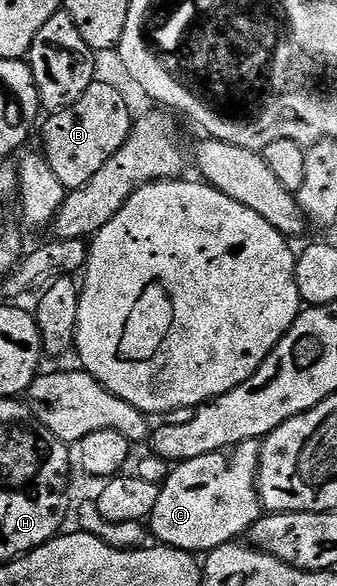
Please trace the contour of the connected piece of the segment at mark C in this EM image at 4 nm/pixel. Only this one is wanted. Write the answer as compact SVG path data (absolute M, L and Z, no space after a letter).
M247 439L226 451L206 453L206 457L185 459L183 463L175 464L169 470L167 481L160 484L158 505L154 505L150 520L151 538L153 535L157 544L177 547L179 551L207 553L247 536L248 530L258 522L262 514L258 486L260 448L261 444L257 440Z

